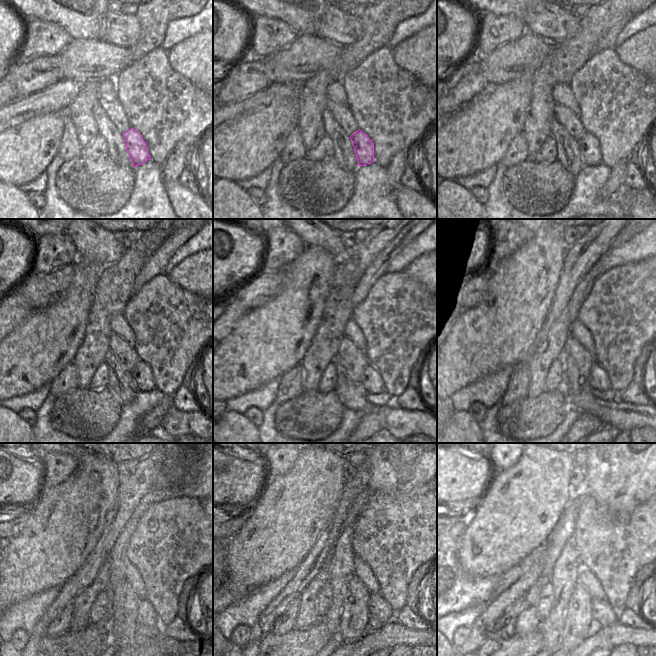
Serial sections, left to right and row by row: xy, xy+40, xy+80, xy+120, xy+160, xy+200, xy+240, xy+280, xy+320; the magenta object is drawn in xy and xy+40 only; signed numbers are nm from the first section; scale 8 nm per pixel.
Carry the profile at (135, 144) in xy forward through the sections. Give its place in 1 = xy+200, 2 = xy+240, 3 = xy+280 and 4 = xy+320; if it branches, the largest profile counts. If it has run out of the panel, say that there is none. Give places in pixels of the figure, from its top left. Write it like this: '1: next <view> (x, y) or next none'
1: next xy+200 (598, 380)
2: next xy+240 (149, 594)
3: next xy+280 (378, 609)
4: next xy+320 (602, 611)

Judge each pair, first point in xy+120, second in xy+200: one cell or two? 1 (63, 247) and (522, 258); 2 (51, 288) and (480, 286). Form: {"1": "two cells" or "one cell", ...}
{"1": "two cells", "2": "one cell"}

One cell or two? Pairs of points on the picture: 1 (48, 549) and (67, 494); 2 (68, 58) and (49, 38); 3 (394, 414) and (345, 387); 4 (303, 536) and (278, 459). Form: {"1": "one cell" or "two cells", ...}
{"1": "one cell", "2": "two cells", "3": "one cell", "4": "two cells"}

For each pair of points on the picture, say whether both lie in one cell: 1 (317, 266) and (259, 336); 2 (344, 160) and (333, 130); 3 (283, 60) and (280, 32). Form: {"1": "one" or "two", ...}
{"1": "one", "2": "one", "3": "two"}

